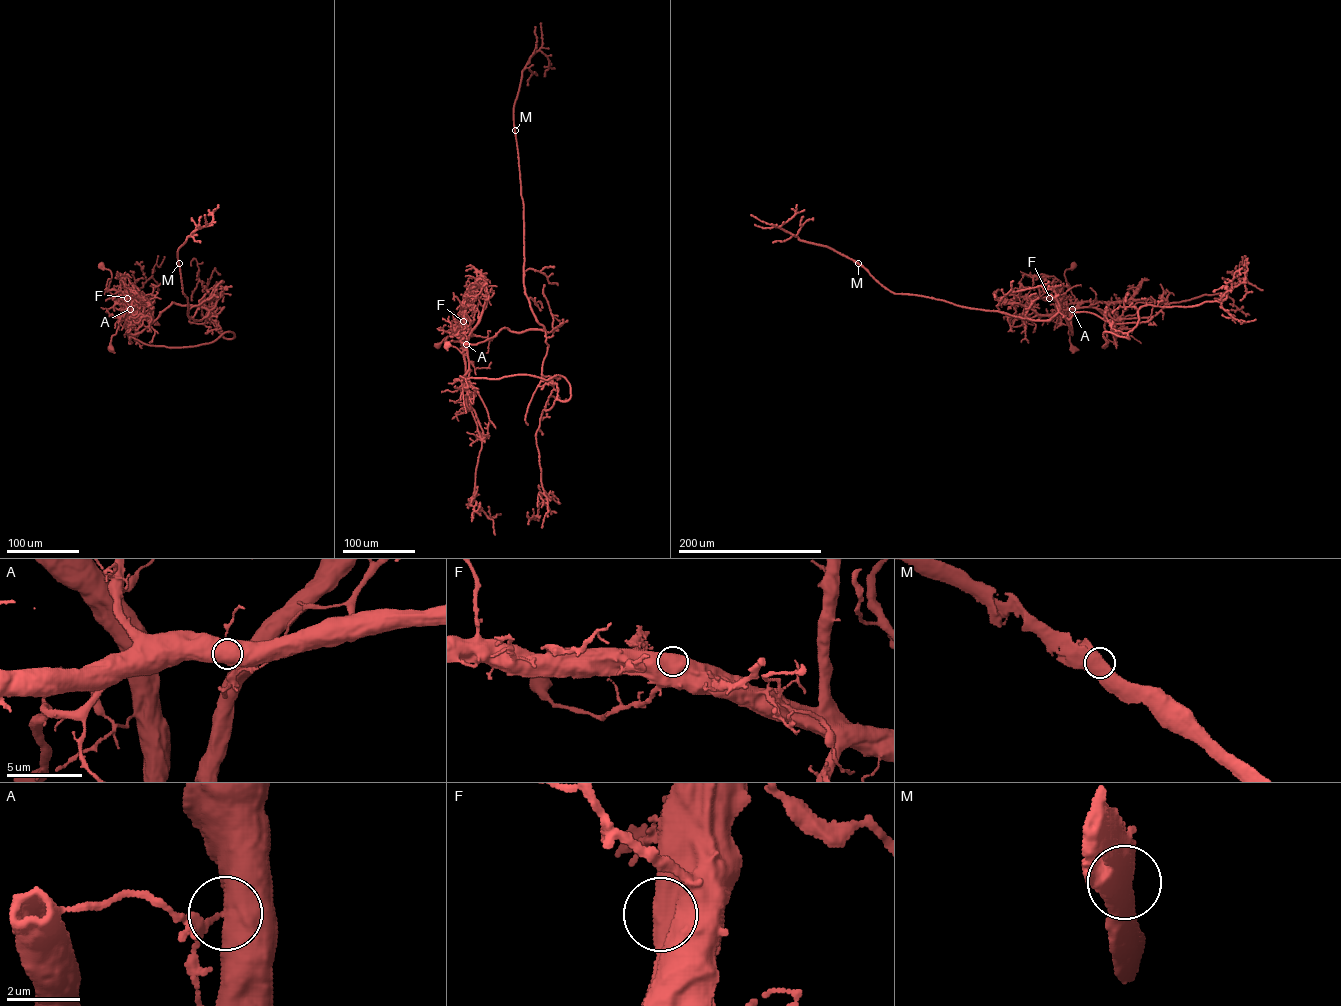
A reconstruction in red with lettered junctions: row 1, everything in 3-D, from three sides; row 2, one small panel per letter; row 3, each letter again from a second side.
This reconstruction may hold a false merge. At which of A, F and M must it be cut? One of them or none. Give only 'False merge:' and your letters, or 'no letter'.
False merge: A

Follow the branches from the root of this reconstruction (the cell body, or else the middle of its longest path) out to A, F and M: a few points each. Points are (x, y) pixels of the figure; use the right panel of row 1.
A: (1073, 349), (1068, 333), (1072, 309)
F: (1073, 349), (1068, 333), (1068, 309), (1049, 298)
M: (1073, 349), (1070, 320), (1072, 334), (1058, 303), (1049, 320), (962, 307), (894, 293), (859, 263)

